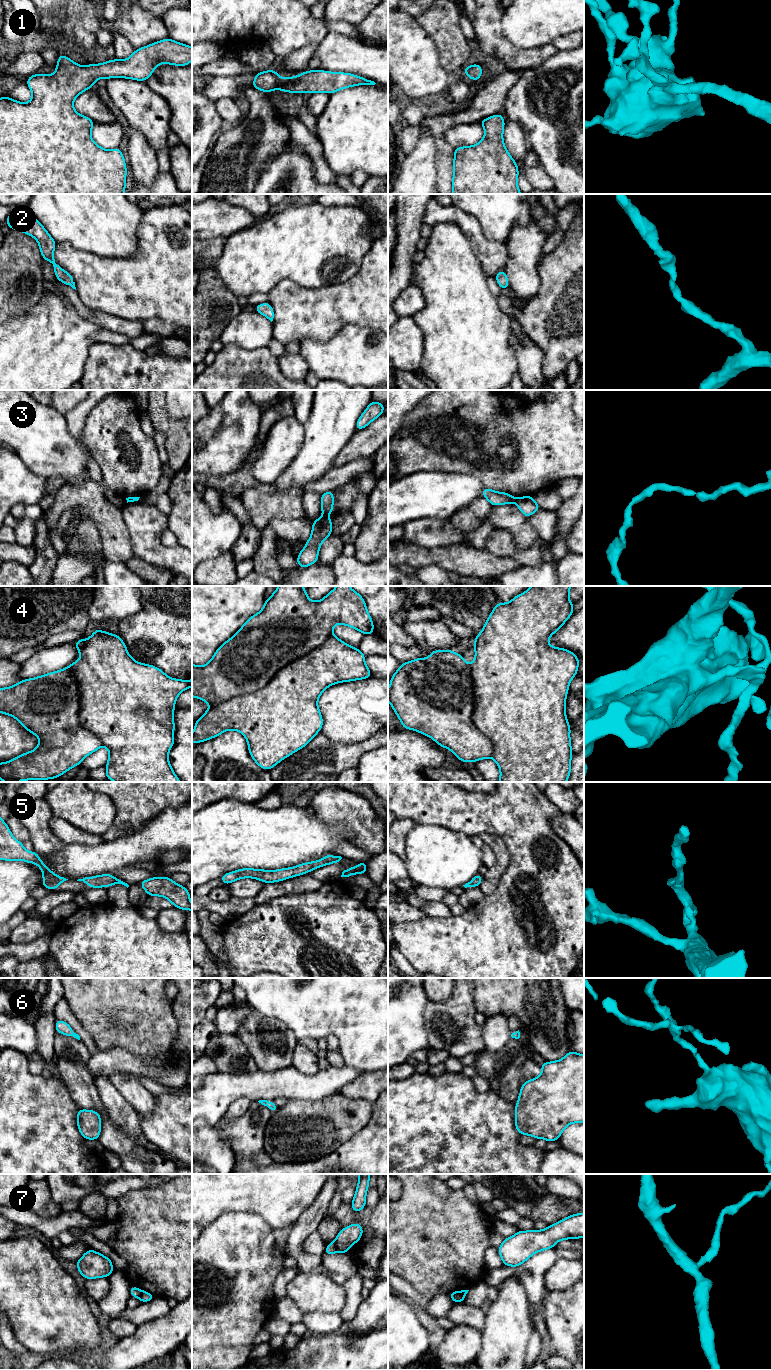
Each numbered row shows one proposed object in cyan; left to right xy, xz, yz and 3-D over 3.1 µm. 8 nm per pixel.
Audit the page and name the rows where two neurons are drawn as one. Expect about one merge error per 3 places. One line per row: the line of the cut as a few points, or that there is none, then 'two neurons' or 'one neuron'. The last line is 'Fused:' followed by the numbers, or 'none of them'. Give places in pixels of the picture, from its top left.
1: no cut | one neuron
2: no cut | one neuron
3: yz (516, 498), (514, 501) | two neurons
4: xz (331, 634), (316, 648), (281, 668), (261, 688), (211, 706) | two neurons
5: no cut | one neuron
6: no cut | one neuron
7: xz (334, 1241), (338, 1251) | two neurons
Fused: 3, 4, 7

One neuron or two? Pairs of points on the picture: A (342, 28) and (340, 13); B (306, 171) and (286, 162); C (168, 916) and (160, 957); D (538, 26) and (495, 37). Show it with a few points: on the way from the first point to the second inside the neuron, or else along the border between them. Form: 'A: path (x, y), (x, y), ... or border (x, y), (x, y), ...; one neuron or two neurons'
A: border (324, 18), (330, 21), (346, 21), (354, 24); two neurons
B: path (301, 171), (296, 171), (291, 167); one neuron
C: border (155, 919), (164, 931), (181, 932); two neurons
D: border (504, 10), (501, 31), (515, 46), (522, 49); two neurons

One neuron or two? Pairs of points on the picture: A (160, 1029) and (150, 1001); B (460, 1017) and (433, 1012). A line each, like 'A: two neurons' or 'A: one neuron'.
A: one neuron
B: one neuron

